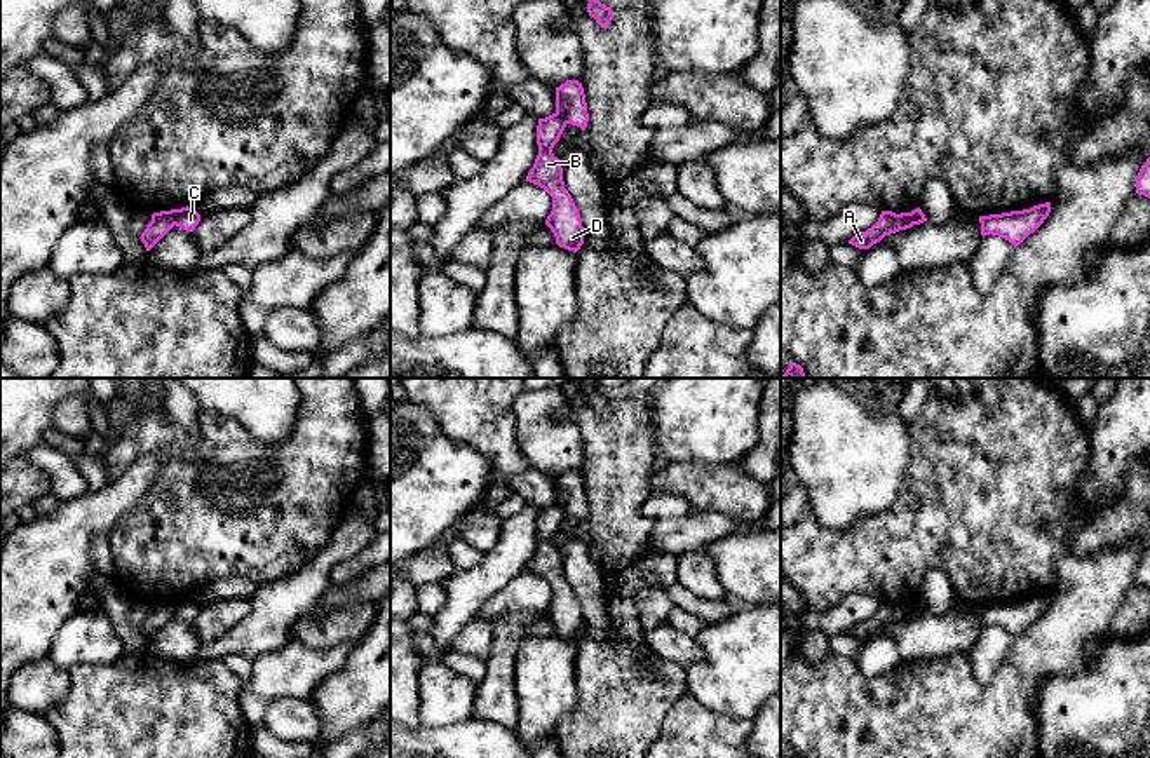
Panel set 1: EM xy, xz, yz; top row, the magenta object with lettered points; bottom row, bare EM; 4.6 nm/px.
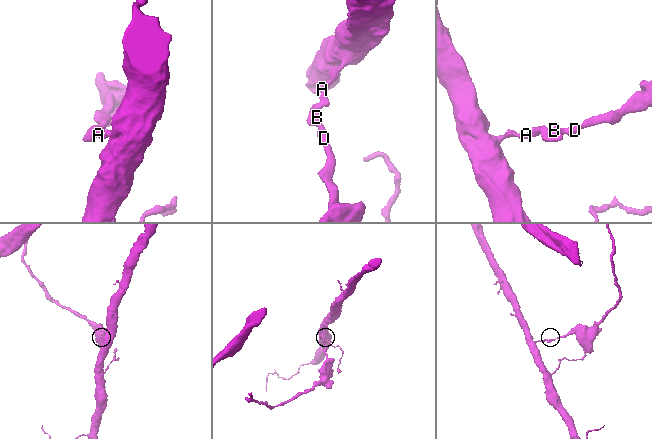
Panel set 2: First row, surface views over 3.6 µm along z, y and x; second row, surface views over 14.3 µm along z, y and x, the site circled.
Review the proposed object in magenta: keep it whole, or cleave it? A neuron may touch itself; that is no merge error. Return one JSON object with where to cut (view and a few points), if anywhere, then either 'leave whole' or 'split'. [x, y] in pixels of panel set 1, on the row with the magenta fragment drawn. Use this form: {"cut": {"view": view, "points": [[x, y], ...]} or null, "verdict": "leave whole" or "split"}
{"cut": {"view": "xy", "points": [[176, 209], [173, 223]]}, "verdict": "split"}

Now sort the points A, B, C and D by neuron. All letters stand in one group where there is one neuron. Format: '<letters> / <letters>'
A C / B D

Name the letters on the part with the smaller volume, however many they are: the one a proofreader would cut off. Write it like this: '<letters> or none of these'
B, D

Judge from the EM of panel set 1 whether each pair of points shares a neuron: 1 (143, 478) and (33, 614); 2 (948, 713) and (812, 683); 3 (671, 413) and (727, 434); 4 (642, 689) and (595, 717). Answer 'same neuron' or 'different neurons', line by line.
1: same neuron
2: same neuron
3: same neuron
4: same neuron

